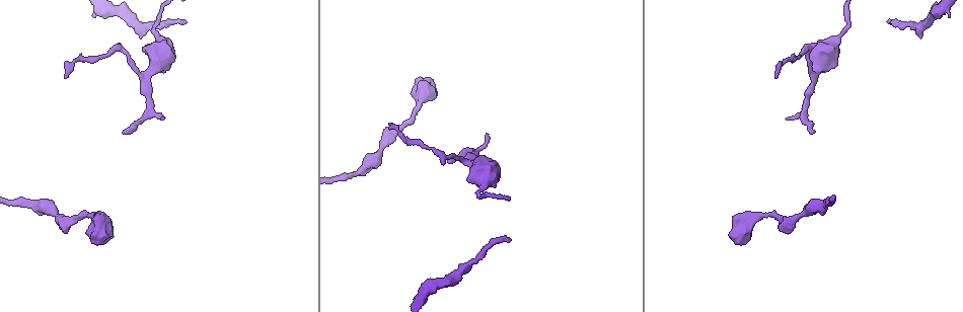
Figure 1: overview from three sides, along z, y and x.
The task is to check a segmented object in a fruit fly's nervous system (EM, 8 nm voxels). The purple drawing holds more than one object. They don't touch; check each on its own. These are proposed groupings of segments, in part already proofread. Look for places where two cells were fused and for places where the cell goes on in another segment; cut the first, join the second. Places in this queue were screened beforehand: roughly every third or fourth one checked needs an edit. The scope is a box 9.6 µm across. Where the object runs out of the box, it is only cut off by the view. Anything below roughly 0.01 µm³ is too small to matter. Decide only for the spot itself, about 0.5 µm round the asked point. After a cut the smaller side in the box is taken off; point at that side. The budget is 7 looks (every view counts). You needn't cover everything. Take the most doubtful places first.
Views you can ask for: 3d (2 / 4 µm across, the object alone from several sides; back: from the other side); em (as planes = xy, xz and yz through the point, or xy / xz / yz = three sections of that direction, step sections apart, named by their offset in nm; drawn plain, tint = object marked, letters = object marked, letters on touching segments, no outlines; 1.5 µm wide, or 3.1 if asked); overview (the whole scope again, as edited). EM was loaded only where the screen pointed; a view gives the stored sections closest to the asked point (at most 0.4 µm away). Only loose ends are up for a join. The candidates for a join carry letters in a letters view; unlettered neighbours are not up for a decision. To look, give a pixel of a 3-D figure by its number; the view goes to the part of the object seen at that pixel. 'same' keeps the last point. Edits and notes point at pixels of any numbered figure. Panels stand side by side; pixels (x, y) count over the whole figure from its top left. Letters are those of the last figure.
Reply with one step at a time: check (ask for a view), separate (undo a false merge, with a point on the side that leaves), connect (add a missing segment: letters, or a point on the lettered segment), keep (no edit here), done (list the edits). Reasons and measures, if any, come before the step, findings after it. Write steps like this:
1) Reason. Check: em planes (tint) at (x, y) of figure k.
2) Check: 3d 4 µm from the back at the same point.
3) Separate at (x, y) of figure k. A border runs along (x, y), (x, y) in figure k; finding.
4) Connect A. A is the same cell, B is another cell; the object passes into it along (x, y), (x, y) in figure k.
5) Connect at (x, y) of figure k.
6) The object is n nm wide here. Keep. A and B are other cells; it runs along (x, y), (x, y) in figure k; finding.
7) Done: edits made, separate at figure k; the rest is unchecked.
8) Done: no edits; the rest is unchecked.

Long arm stops here. Check: em planes (tint) at (186, 22) of figure 1.

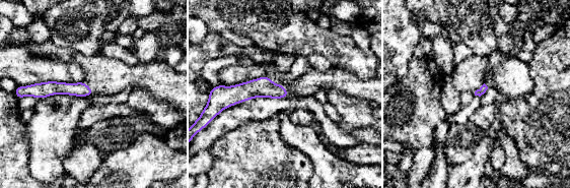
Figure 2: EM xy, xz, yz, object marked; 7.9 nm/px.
Check: em planes (letters) at the same point.

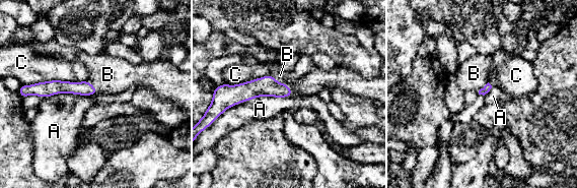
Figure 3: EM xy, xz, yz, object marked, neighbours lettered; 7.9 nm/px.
Connect B. B is the same cell, A and C are other cells; the object passes into it along (268, 85), (276, 80), (280, 75) in figure 3; the cell continues.

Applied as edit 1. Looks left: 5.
Branch stops here. Check: em planes (tint) at (390, 124) of figure 1.

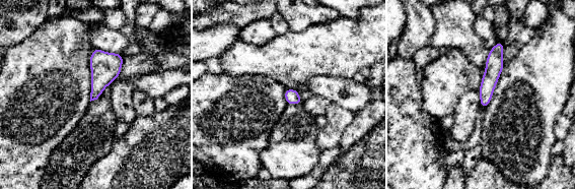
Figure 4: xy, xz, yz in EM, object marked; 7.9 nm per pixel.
What lies round it. Check: em planes (letters) at the same point.

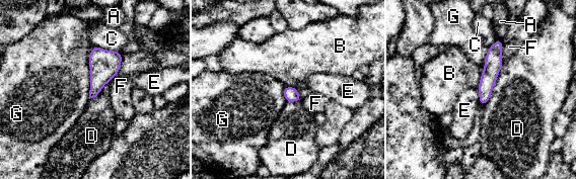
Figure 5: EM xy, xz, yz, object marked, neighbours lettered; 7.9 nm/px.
The object is 120 nm wide here. Keep. A, B, C, D, E, F and G are other cells; it runs along (499, 41), (485, 87), (483, 102) in figure 5; no lettered segment goes on from it.

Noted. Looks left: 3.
Check: em planes (tint) at (771, 213) of figure 1.

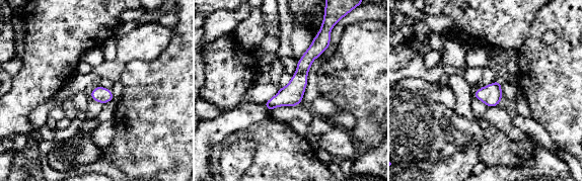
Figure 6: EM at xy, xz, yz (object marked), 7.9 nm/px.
Check: em planes (letters) at the same point.

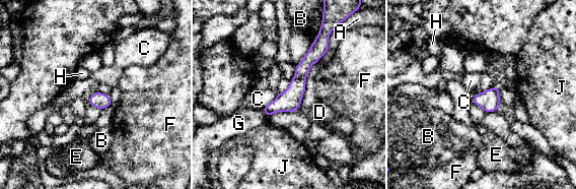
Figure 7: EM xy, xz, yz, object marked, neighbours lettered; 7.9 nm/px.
Keep. A, B, C, D, E, F, G, H and J are other cells; a border runs along (278, 92), (272, 101), (261, 109) in figure 7; continuous, no second cell.

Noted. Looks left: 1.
Done: edits made, connect at figure 3; the rest is unchecked.

